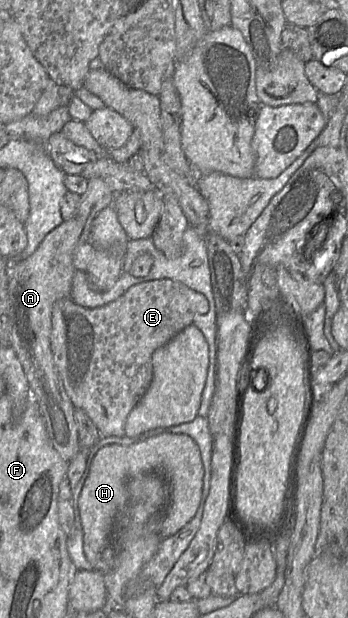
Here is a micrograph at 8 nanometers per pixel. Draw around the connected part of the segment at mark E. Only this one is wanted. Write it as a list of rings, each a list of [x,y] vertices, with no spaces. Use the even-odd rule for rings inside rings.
[[[171,279],[141,282],[130,287],[117,300],[100,307],[86,308],[70,297],[54,303],[51,330],[54,364],[73,405],[85,411],[102,437],[126,436],[126,419],[147,392],[153,378],[154,351],[193,324],[196,315],[206,314],[208,310],[209,302],[203,294]]]

